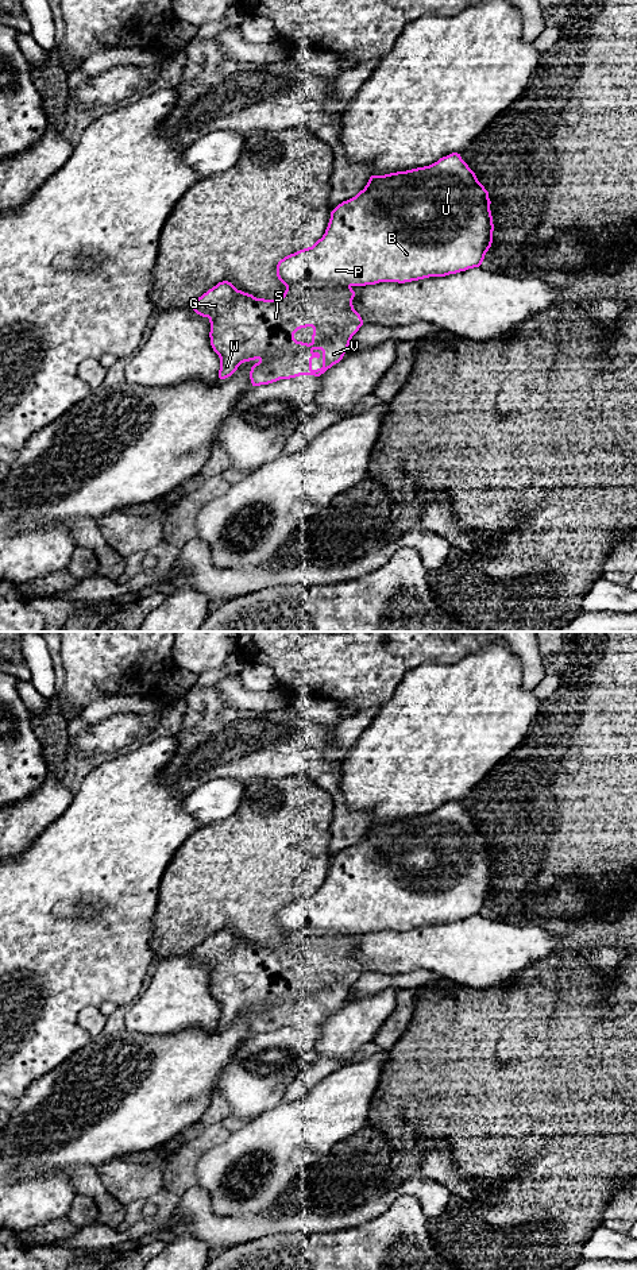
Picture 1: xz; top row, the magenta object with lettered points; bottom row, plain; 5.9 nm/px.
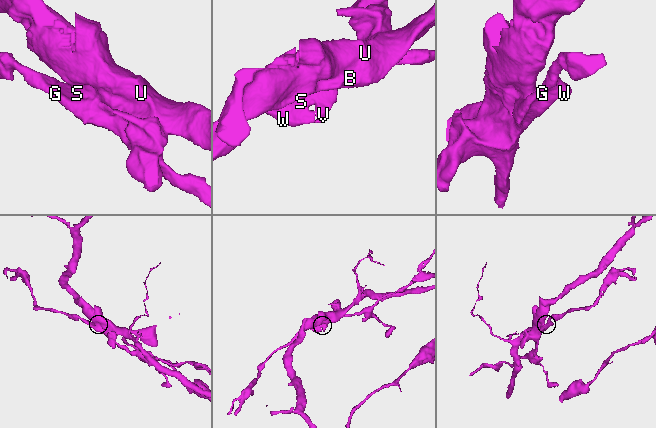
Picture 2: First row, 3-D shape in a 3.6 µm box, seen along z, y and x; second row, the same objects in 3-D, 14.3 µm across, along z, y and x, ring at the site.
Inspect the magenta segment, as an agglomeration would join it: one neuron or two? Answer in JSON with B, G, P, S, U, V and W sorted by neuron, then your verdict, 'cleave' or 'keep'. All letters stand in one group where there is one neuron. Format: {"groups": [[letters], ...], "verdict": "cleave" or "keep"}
{"groups": [["B", "P", "U"], ["G", "S", "V", "W"]], "verdict": "cleave"}

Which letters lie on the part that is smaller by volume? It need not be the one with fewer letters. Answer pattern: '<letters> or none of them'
G, S, V, W

